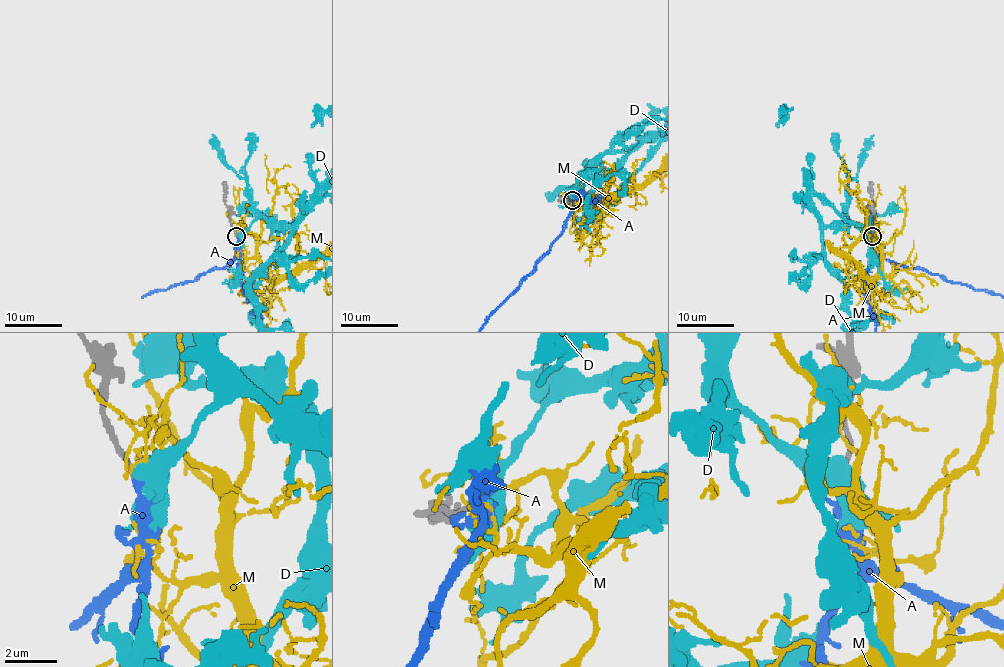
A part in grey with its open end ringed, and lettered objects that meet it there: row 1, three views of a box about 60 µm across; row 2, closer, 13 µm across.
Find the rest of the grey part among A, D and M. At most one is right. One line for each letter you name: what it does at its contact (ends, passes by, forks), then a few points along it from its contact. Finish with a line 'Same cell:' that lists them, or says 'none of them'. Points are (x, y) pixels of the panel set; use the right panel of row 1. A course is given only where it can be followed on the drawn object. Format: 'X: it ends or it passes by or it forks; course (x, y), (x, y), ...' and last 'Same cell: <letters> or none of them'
A: it ends
Same cell: A

